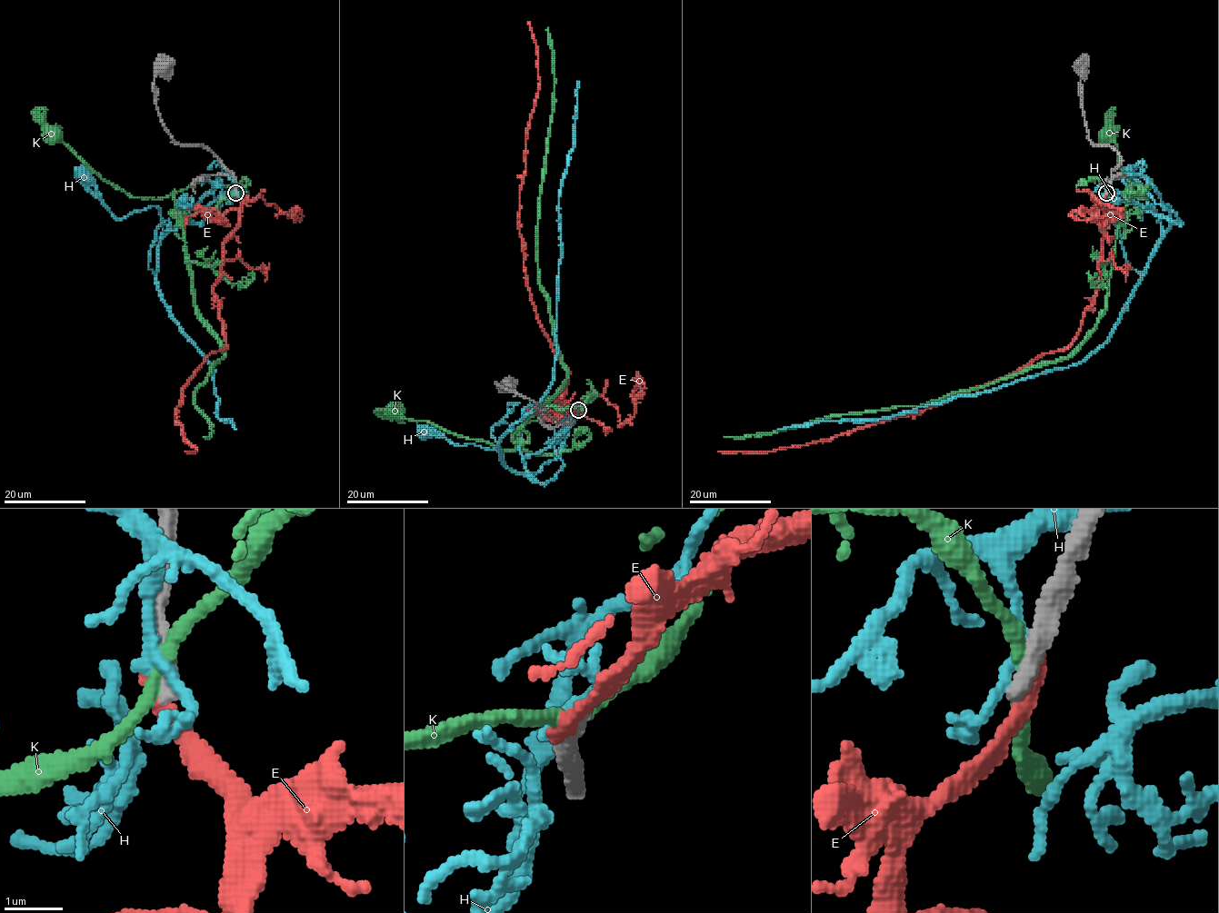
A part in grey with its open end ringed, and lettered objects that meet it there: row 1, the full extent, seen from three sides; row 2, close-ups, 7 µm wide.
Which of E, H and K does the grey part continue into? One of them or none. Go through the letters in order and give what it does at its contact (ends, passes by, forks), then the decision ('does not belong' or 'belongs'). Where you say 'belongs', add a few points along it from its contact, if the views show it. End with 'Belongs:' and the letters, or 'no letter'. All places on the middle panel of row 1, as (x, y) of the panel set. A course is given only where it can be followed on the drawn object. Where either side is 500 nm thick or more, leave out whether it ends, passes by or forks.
E: it ends there; does not belong
H: it passes by; does not belong
K: it passes by; does not belong
Belongs: no letter

